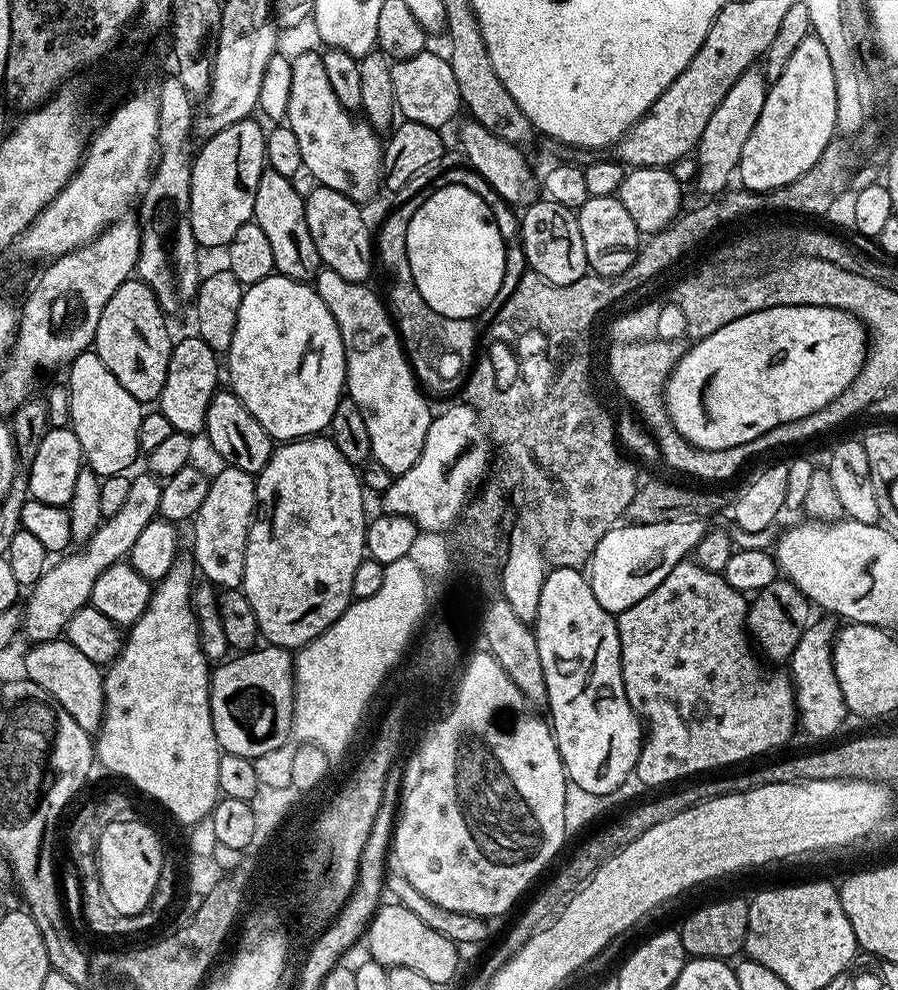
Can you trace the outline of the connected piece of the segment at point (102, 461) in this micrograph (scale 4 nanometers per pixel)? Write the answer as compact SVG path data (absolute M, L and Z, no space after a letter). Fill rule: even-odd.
M94 350L78 354L67 372L66 387L72 419L70 427L82 446L87 467L101 478L127 473L127 468L135 462L140 452L138 426L144 417L140 401L126 391L122 382L110 374L110 370L106 370L106 362L102 362Z

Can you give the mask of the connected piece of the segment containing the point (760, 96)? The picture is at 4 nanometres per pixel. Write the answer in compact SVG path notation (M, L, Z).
M756 66L750 67L742 74L742 78L738 78L738 82L734 82L734 86L730 86L726 98L718 102L718 110L710 114L710 122L706 122L706 130L702 130L702 138L694 153L698 165L694 187L705 192L705 197L712 198L723 193L729 187L728 179L737 175L742 146L746 146L754 126L758 126L758 118L762 115L762 106L766 102L769 87L763 71Z

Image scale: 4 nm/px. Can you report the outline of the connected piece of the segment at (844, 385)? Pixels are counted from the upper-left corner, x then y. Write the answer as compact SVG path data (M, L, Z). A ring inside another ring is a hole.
M802 305L802 306L774 306L773 309L758 310L757 313L746 314L745 317L738 318L728 325L722 326L701 340L695 341L689 347L689 352L679 357L672 372L669 374L668 383L665 386L664 398L665 406L668 408L668 418L672 420L673 426L682 438L693 444L694 447L705 448L706 450L722 451L728 447L742 446L752 439L766 434L776 426L783 423L794 422L796 419L806 418L818 410L822 410L830 402L834 402L840 395L861 379L866 367L864 359L868 356L868 340L870 333L863 321L859 320L854 314L846 310L838 310L830 306Z

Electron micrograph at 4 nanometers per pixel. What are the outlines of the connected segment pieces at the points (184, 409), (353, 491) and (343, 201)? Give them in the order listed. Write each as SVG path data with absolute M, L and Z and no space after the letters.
M189 334L185 340L177 339L173 343L170 366L166 370L166 386L162 386L158 411L170 418L175 431L189 434L205 431L206 410L218 391L216 383L222 380L222 364L216 360L219 360L217 352L206 346L198 335Z
M301 438L281 443L273 451L272 457L266 462L266 466L256 476L256 511L252 522L252 529L248 531L248 541L246 542L242 591L244 597L250 602L250 606L254 610L254 618L258 618L260 636L267 643L276 644L279 648L299 650L314 638L321 636L352 603L354 599L352 594L354 570L358 570L358 566L366 558L364 496L366 497L366 489L362 483L362 476L358 471L357 465L351 464L344 457L342 450L338 450L338 446L334 446L331 438Z
M315 185L305 195L304 217L309 227L314 246L318 249L321 263L352 284L365 283L374 266L374 244L362 214L363 209L355 200L331 190L324 185Z

